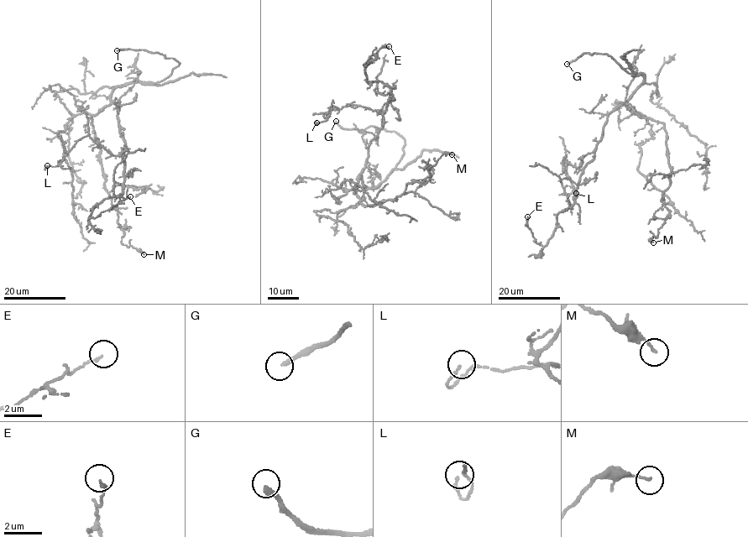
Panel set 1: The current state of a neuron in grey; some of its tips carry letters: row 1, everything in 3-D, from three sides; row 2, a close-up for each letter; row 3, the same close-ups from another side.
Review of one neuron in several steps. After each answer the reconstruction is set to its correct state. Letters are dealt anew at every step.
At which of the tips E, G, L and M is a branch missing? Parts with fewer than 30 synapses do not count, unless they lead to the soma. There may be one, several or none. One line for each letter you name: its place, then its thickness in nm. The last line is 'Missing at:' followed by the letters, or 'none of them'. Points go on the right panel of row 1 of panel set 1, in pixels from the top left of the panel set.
G: place (567, 64); calibre 280 nm
Missing at: G

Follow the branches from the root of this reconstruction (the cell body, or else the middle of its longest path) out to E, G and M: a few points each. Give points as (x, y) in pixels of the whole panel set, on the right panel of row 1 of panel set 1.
E: (623, 104), (608, 116), (574, 204), (557, 214), (546, 245), (537, 243), (527, 216)
G: (623, 104), (642, 83), (643, 75), (626, 72), (607, 54), (583, 53), (567, 64)
M: (623, 104), (660, 122), (666, 132), (672, 174), (662, 198), (669, 214), (653, 242)

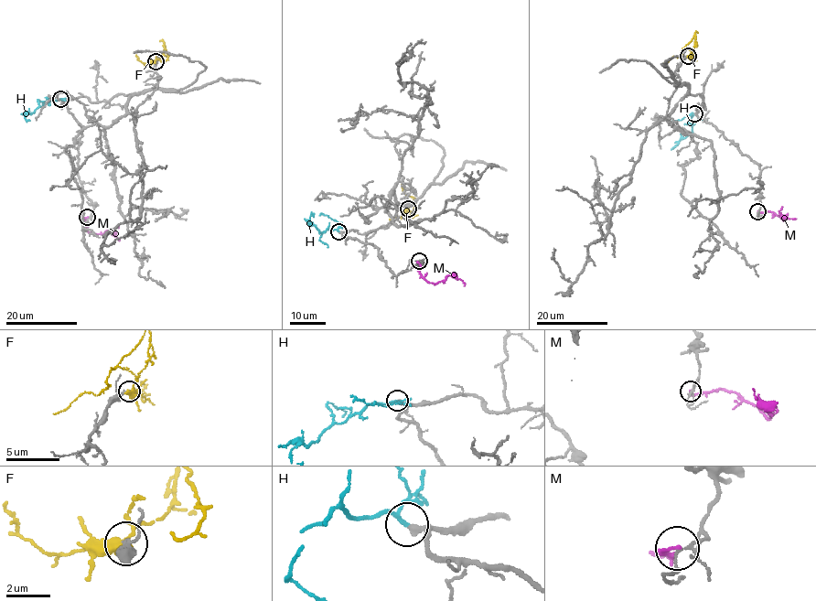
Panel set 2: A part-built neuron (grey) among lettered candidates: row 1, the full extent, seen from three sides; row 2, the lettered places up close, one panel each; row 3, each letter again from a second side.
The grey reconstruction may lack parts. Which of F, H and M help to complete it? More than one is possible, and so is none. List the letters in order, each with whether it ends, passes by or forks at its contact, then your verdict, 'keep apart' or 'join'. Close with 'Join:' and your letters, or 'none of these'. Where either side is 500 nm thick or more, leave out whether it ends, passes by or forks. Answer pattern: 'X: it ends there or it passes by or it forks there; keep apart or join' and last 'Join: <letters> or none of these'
F: it passes by; keep apart
H: it passes by; join
M: it ends there; keep apart
Join: H

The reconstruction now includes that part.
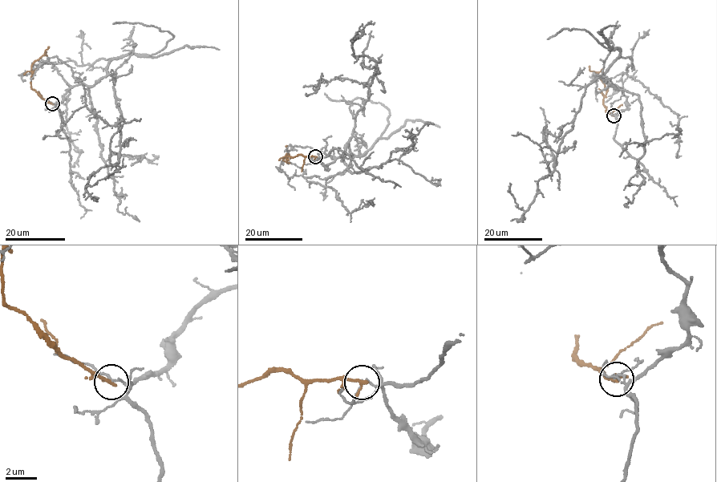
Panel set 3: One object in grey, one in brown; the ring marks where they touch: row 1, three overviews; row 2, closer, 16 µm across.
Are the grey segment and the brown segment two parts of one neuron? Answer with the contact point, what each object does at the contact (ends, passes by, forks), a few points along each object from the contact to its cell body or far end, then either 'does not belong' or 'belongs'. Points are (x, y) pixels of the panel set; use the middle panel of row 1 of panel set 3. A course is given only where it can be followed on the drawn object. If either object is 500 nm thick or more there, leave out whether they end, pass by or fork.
(315, 156) | grey passes by | brown ends | grey via (315, 156), (326, 168), (343, 153), (370, 96), (378, 70), (367, 56), (354, 56), (350, 40), (374, 22) | brown via (315, 156), (287, 156), (286, 160), (283, 162), (288, 153), (287, 146) | does not belong

